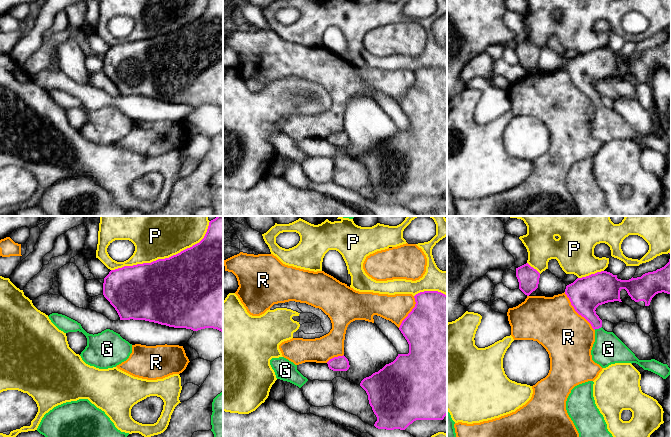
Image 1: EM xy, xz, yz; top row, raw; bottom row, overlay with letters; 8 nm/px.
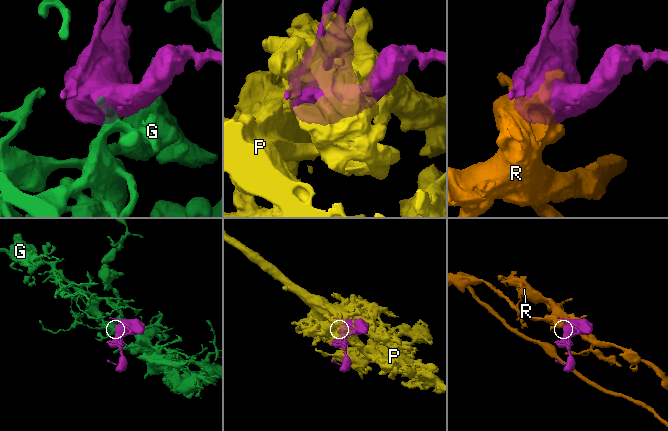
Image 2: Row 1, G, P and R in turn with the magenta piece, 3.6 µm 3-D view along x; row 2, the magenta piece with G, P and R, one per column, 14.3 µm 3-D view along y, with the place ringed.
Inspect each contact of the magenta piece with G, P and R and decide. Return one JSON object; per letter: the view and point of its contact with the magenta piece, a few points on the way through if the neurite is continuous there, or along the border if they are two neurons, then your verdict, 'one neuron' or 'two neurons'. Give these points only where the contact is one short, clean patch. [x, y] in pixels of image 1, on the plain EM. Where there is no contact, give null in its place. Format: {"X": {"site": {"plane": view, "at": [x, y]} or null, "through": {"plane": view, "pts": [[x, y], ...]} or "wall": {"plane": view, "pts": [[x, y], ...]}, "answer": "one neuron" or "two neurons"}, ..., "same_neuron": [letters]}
{"G": {"site": {"plane": "yz", "at": [597, 104]}, "through": {"plane": "yz", "pts": [[585, 76], [597, 104], [608, 125]]}, "answer": "one neuron"}, "P": {"site": {"plane": "xy", "at": [163, 35]}, "answer": "two neurons"}, "R": {"site": {"plane": "yz", "at": [577, 88]}, "answer": "two neurons"}, "same_neuron": ["G"]}

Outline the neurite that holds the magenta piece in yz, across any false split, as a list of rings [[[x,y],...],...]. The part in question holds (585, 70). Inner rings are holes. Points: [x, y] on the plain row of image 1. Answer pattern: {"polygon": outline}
{"polygon": [[[671,27],[669,38],[662,44],[643,50],[641,53],[621,56],[607,47],[577,54],[566,62],[565,70],[575,87],[584,93],[595,106],[592,136],[602,144],[615,139],[636,139],[663,155],[671,150],[667,140],[655,135],[639,136],[635,130],[613,109],[602,104],[602,96],[596,90],[599,81],[619,77],[620,67],[625,65],[635,78],[644,77],[649,82],[658,69],[671,70]]]}

